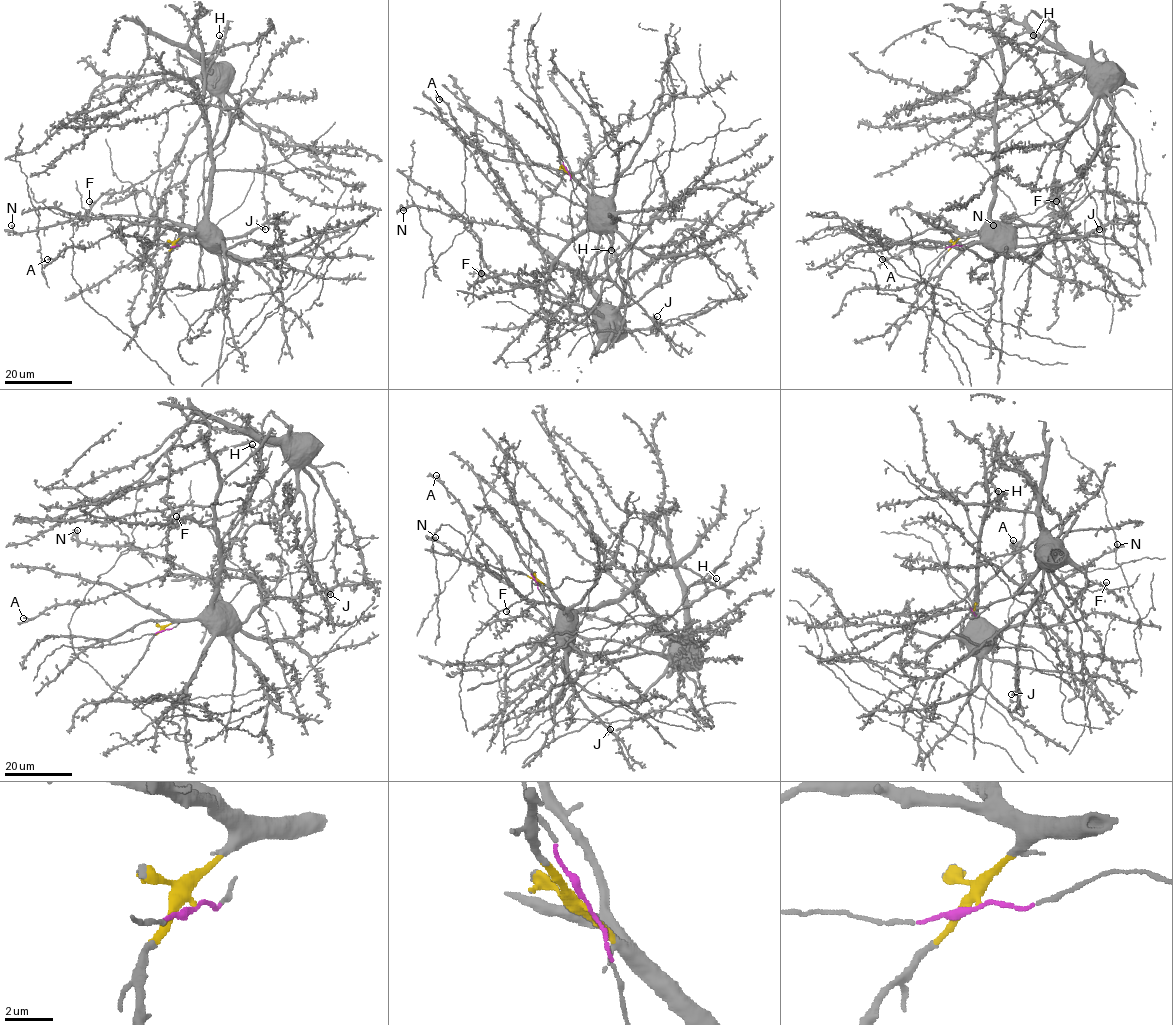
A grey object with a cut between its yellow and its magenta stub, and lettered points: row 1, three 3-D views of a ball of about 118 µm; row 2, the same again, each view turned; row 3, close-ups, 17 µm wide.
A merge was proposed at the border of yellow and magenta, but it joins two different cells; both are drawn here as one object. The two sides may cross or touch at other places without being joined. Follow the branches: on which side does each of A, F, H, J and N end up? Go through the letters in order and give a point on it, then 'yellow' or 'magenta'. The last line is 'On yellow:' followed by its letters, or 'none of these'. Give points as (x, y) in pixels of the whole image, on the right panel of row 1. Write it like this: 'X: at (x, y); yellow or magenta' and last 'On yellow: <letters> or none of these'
A: at (882, 259); yellow
F: at (1056, 201); magenta
H: at (1033, 35); yellow
J: at (1099, 229); yellow
N: at (993, 225); yellow
On yellow: A, H, J, N

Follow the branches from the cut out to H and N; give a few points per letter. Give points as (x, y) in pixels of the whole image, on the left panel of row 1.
H: (175, 245), (204, 221), (210, 196), (212, 144), (204, 72), (222, 41), (219, 35)
N: (175, 245), (182, 235), (195, 231), (162, 218), (71, 219), (25, 232), (16, 232), (11, 225)

